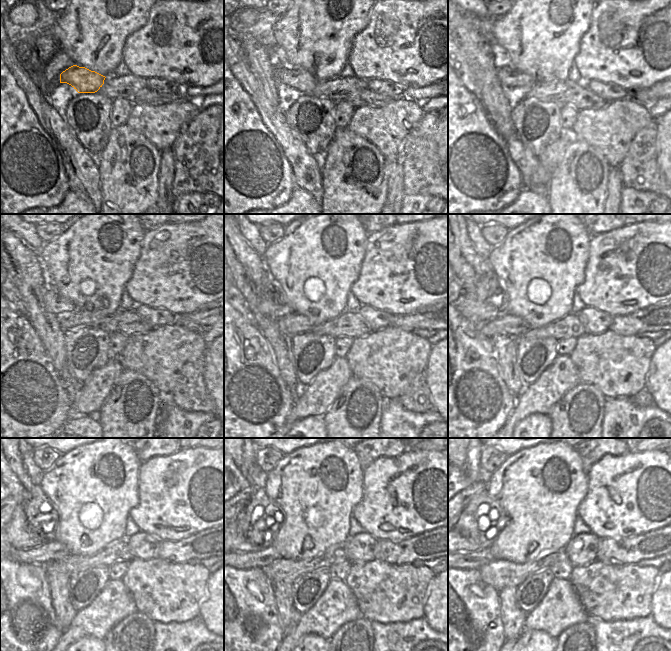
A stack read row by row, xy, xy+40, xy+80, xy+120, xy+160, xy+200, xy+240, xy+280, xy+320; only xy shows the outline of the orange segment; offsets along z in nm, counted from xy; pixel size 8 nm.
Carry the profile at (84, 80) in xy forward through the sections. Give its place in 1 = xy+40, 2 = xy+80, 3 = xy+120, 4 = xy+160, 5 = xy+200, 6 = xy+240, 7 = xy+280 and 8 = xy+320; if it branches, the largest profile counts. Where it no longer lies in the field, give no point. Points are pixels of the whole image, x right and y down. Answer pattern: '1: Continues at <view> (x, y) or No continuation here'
1: Continues at xy+40 (304, 82)
2: Continues at xy+80 (508, 76)
3: Continues at xy+120 (54, 303)
4: Continues at xy+160 (274, 305)
5: Continues at xy+200 (474, 305)
6: Continues at xy+240 (25, 531)
7: Continues at xy+280 (244, 538)
8: Continues at xy+320 (468, 538)

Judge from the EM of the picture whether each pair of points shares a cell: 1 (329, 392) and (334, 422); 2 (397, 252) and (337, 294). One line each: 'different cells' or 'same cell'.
1: different cells
2: different cells

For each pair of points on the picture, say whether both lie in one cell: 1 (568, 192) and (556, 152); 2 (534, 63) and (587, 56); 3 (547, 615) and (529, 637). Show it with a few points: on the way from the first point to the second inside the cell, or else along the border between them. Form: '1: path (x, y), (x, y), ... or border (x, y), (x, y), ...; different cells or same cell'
1: border (570, 141), (548, 183); different cells
2: border (582, 36), (573, 62); different cells
3: border (524, 628), (544, 630), (555, 639); different cells

